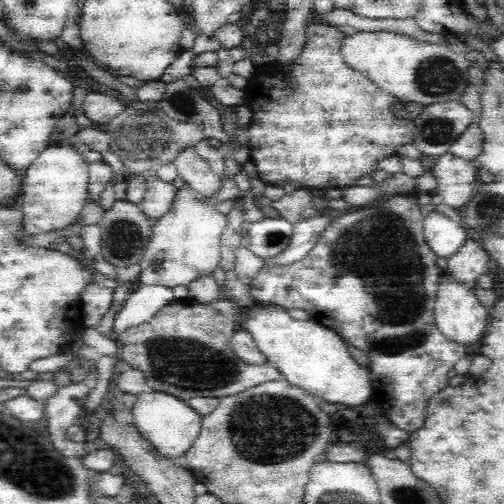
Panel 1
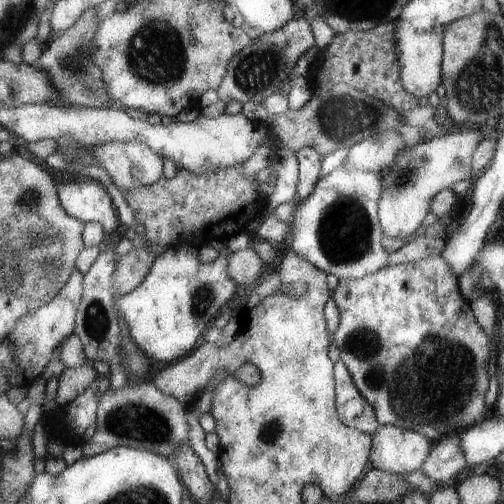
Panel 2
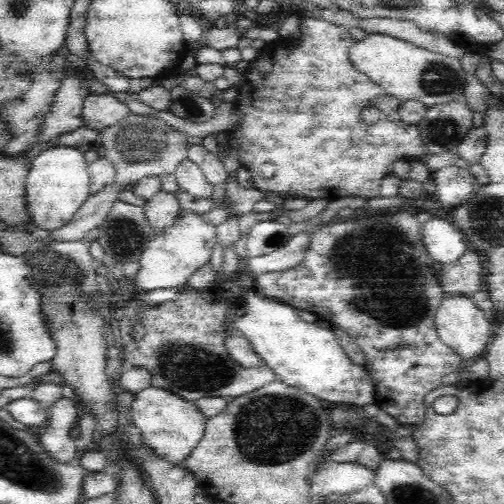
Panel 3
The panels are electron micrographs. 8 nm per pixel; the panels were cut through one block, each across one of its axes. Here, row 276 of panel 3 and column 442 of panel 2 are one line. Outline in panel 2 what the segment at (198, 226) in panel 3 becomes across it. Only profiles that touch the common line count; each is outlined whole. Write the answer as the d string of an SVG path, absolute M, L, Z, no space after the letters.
M463 130L463 132L445 132L439 138L431 138L429 142L421 140L411 148L403 148L381 174L385 182L385 190L377 200L377 222L383 238L407 238L429 214L431 198L441 190L451 190L455 182L471 180L471 152L475 146L487 136L481 130Z

